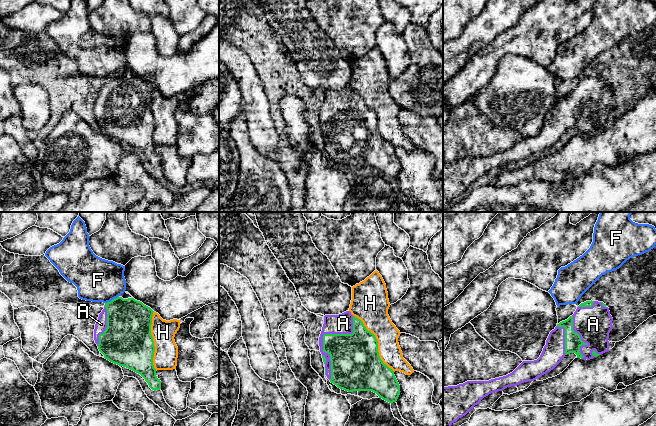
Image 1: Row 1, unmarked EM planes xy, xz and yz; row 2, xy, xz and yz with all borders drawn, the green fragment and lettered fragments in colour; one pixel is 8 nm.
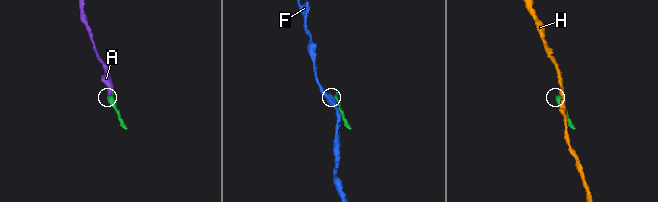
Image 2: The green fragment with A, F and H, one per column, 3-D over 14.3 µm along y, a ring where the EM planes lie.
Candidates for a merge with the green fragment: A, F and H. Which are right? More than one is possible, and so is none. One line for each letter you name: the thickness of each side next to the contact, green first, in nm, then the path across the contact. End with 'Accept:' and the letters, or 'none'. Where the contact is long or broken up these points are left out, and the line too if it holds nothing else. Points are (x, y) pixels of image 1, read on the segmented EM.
A: 300/160 nm
Accept: A

